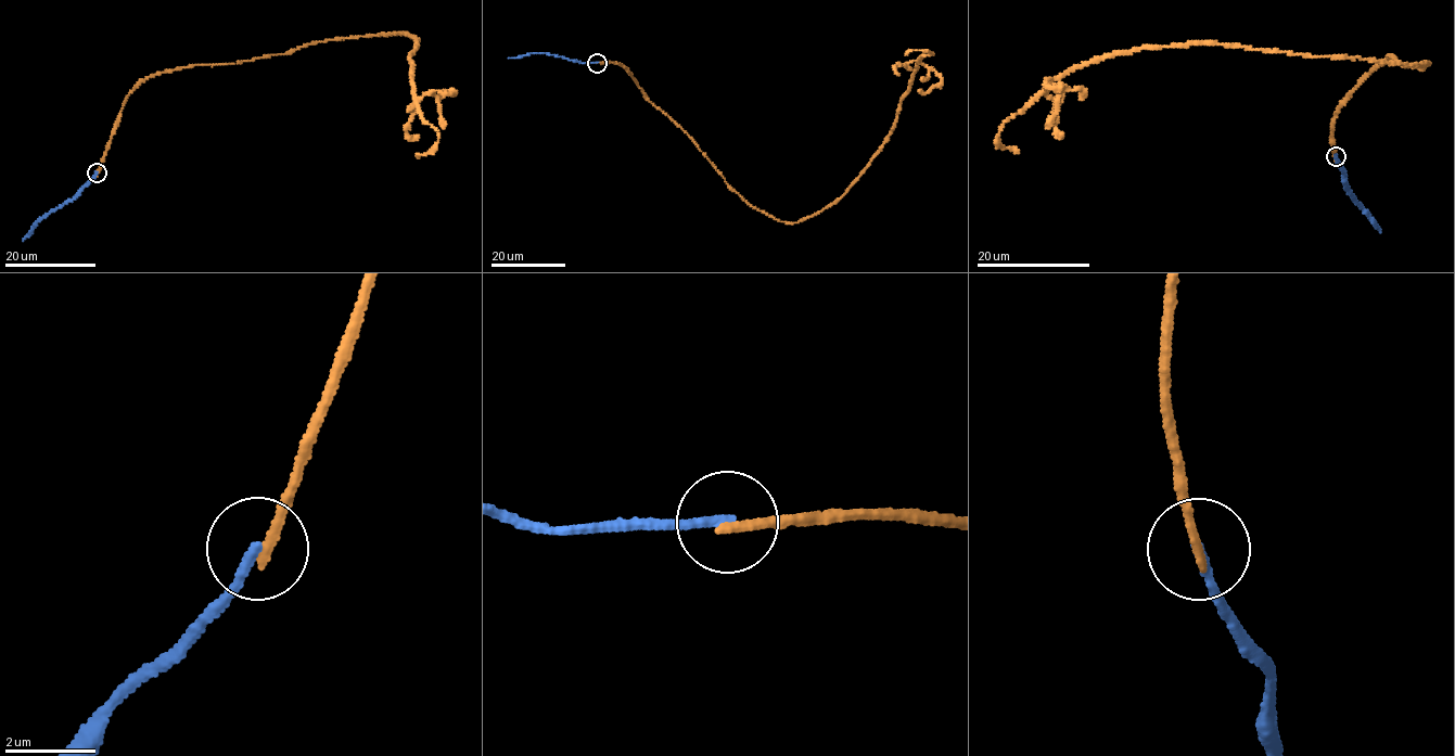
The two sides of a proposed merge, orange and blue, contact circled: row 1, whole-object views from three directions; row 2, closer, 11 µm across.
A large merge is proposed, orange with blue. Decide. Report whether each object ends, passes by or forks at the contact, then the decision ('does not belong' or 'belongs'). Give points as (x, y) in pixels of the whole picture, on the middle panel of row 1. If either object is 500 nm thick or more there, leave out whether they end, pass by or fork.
orange ends; blue ends; does not belong

